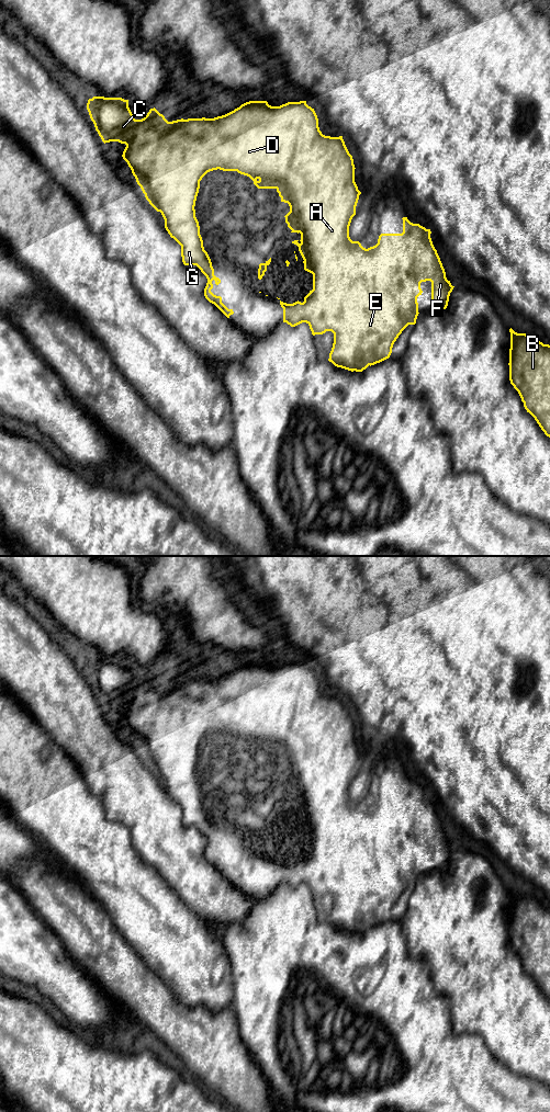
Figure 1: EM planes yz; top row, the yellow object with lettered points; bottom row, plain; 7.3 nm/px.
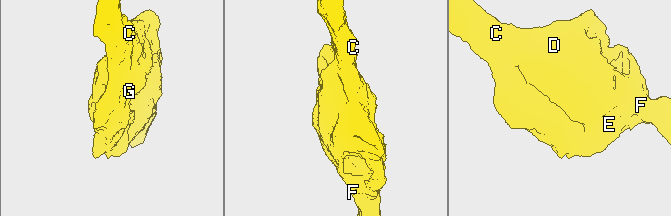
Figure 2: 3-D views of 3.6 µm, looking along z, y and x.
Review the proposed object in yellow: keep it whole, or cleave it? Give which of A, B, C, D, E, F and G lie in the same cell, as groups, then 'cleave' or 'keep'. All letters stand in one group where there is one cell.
A B C D E F G; keep

